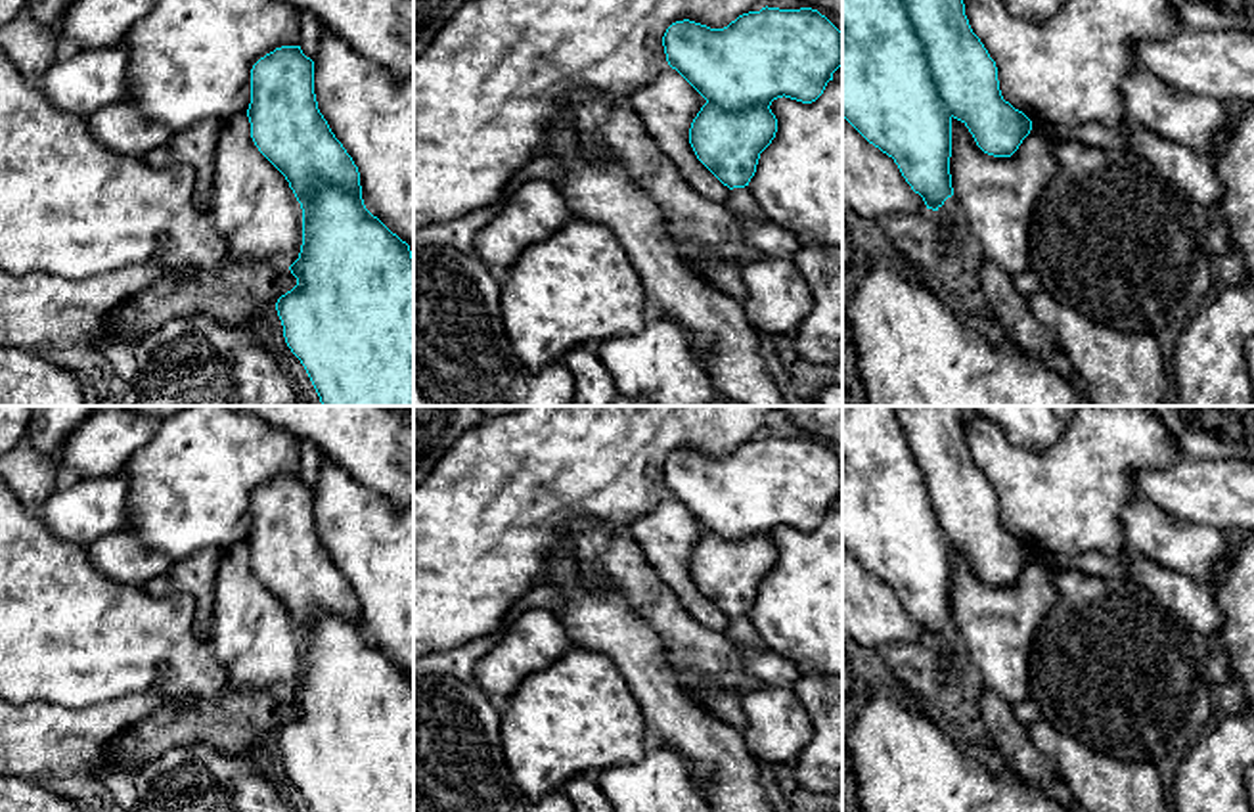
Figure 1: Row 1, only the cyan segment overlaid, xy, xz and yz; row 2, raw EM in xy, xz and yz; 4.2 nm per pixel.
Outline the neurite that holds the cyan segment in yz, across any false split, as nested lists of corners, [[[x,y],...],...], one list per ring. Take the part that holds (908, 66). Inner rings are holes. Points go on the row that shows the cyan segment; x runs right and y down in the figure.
[[[842,0],[842,117],[894,159],[932,211],[953,195],[953,119],[994,157],[1011,157],[1032,130],[1032,121],[1003,100],[996,61],[973,33],[963,0]]]

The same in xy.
[[[301,46],[276,48],[253,65],[247,117],[255,146],[285,176],[302,209],[302,245],[299,259],[289,266],[291,274],[297,278],[297,285],[276,303],[287,347],[304,366],[322,406],[414,406],[414,257],[410,245],[366,209],[358,167],[318,109],[314,94],[314,61],[302,54]]]

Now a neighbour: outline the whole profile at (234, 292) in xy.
[[[228,255],[216,268],[193,268],[184,278],[165,278],[128,299],[109,318],[107,345],[134,347],[168,320],[195,314],[249,327],[264,304],[276,304],[295,285],[297,278],[289,268]]]

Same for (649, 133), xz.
[[[672,67],[626,102],[584,88],[569,94],[584,153],[605,149],[618,157],[628,176],[659,205],[683,264],[695,270],[705,257],[720,257],[743,268],[764,255],[749,243],[737,214],[726,209],[729,188],[697,159],[689,144],[691,123],[705,103],[706,100]]]

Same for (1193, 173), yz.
[[[1126,121],[1120,126],[1130,151],[1149,161],[1181,193],[1206,209],[1214,209],[1221,201],[1225,188],[1210,153],[1191,151],[1149,128],[1130,126]]]

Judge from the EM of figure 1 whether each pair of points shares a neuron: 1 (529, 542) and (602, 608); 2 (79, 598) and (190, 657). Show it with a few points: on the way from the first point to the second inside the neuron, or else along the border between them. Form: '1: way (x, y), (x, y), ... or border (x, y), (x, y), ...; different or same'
1: border (569, 539), (550, 552), (548, 569), (542, 579); different
2: way (106, 625), (121, 640), (152, 644), (163, 652); same

